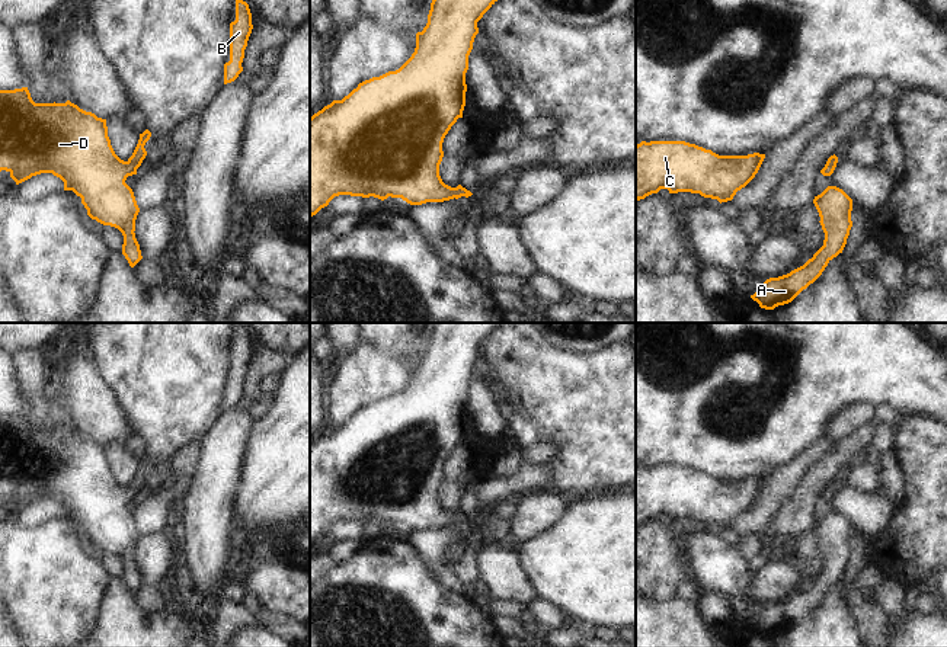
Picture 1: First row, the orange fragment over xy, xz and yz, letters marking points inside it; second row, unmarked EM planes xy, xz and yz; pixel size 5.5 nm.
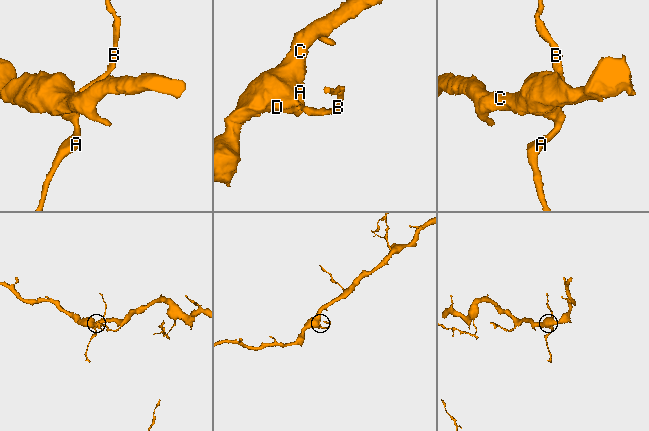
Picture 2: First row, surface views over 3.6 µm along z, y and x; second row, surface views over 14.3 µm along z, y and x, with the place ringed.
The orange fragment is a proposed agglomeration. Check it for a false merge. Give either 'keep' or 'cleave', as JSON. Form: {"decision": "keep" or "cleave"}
{"decision": "keep"}

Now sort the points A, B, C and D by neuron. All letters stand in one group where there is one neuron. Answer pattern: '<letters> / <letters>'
A B C D

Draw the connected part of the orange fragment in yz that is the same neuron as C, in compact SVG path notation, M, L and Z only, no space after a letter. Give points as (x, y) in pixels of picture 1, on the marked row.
M642 141L636 145L636 199L668 189L727 202L755 177L764 158L759 153L719 156L685 141Z

